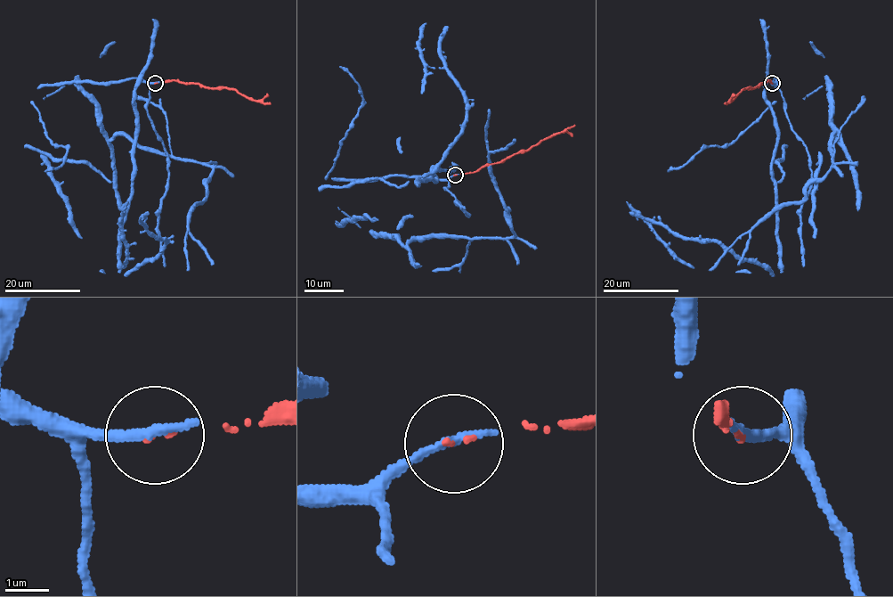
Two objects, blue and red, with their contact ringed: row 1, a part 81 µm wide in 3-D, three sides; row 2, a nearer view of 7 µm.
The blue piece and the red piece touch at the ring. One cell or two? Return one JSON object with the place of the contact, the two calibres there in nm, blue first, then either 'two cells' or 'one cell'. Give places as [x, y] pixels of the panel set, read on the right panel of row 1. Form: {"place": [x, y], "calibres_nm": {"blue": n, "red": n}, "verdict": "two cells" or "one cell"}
{"place": [772, 83], "calibres_nm": {"blue": 260, "red": 60}, "verdict": "one cell"}

